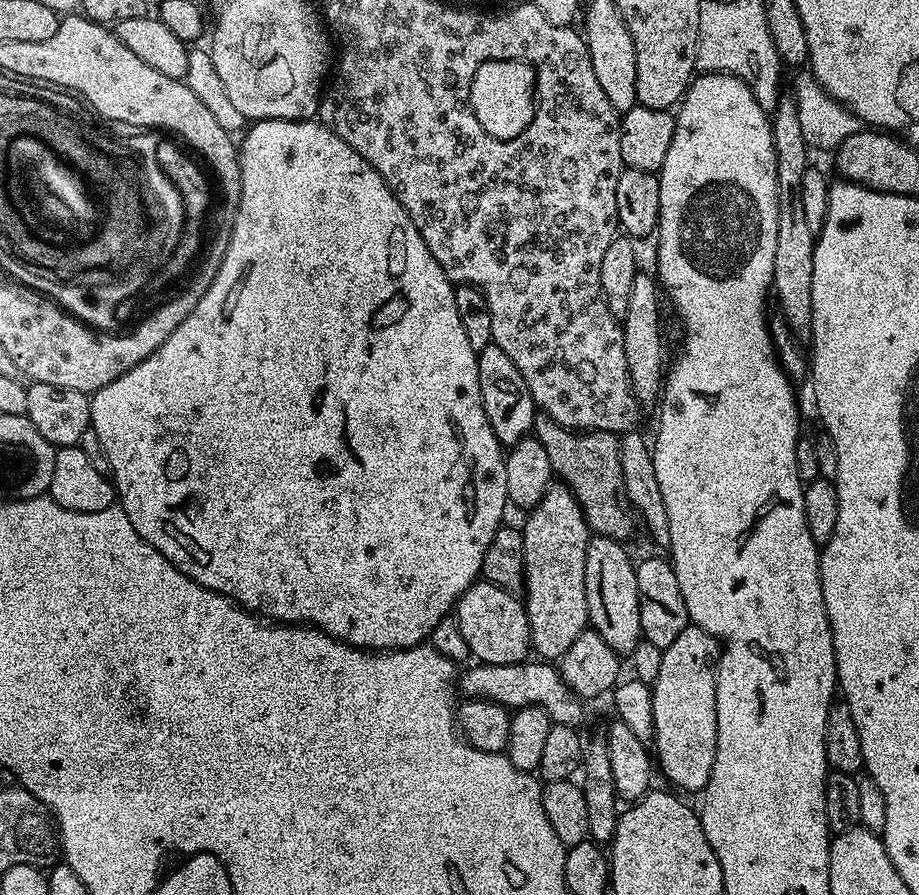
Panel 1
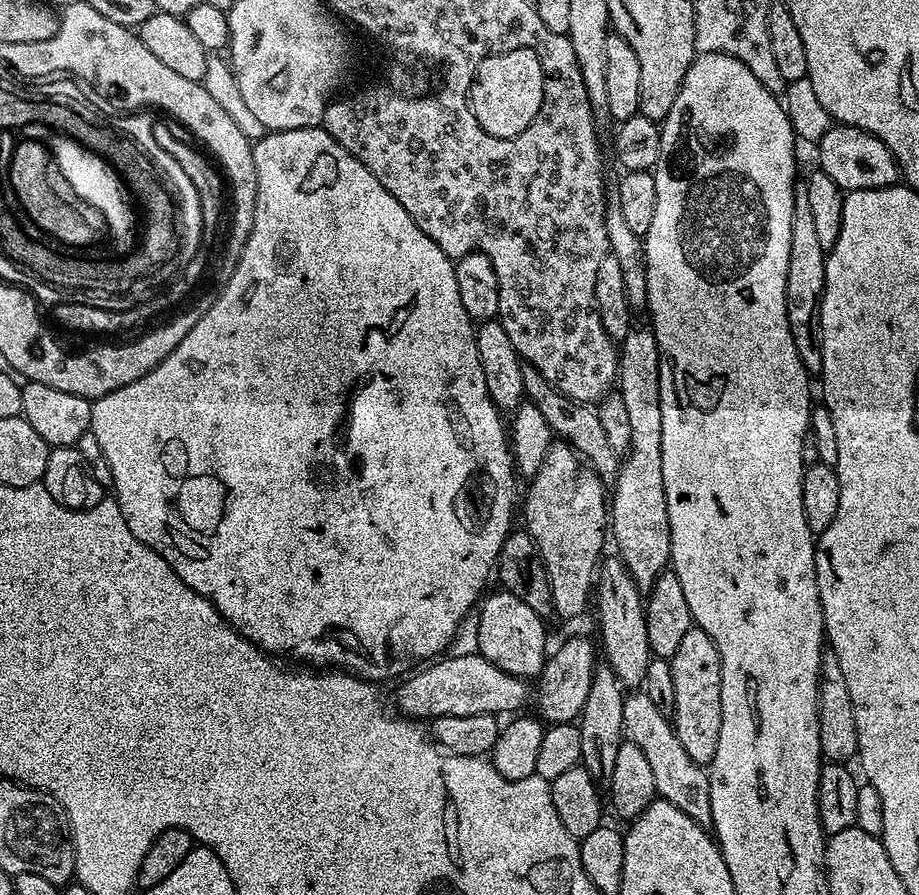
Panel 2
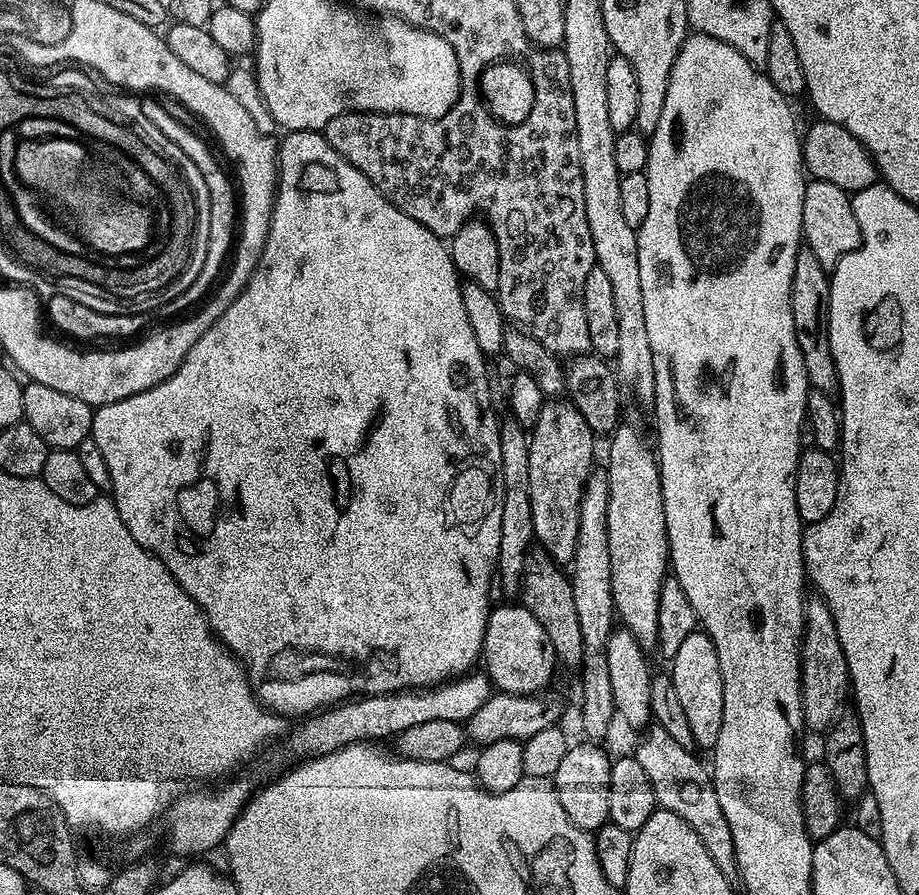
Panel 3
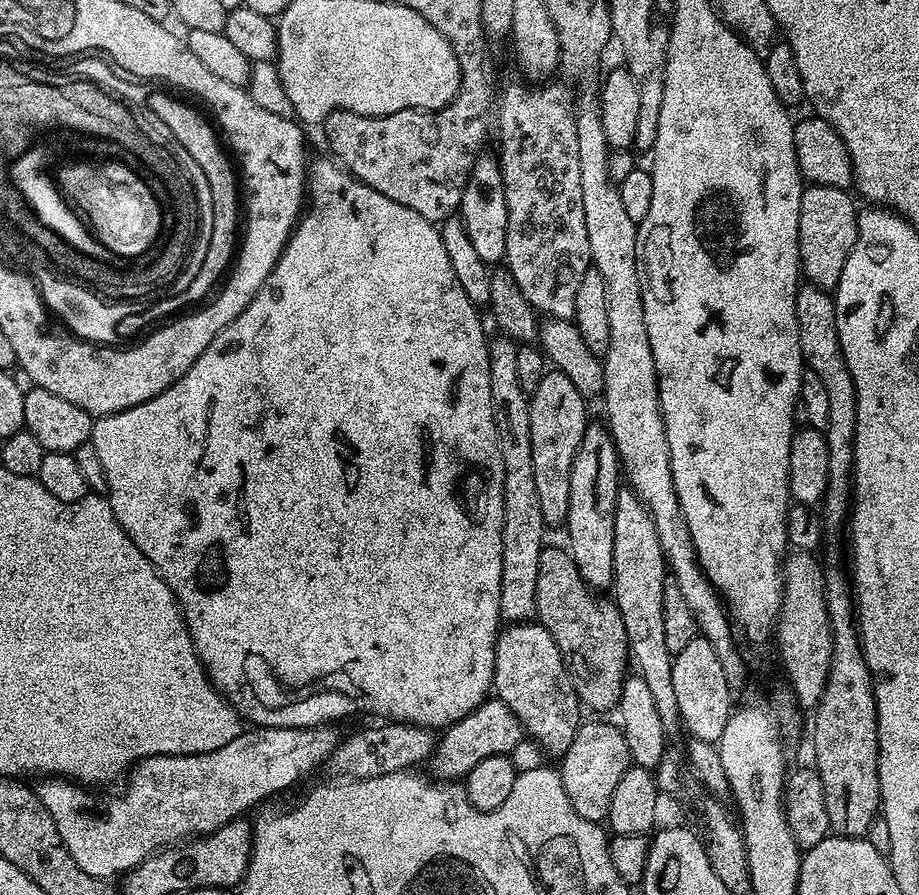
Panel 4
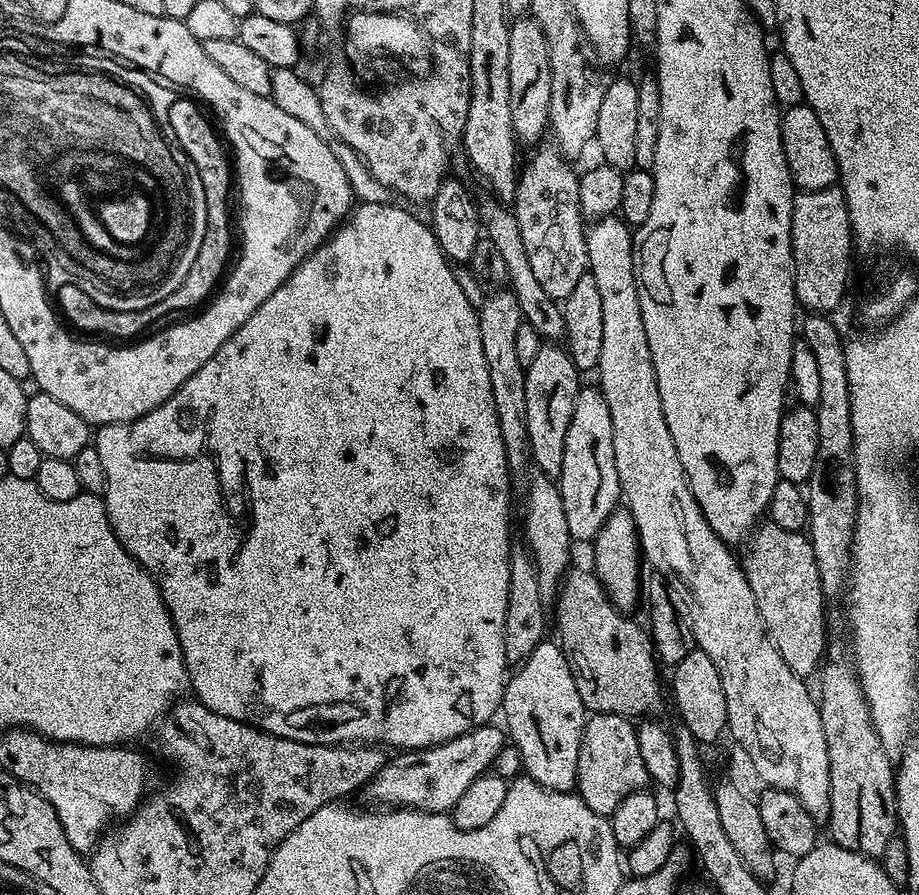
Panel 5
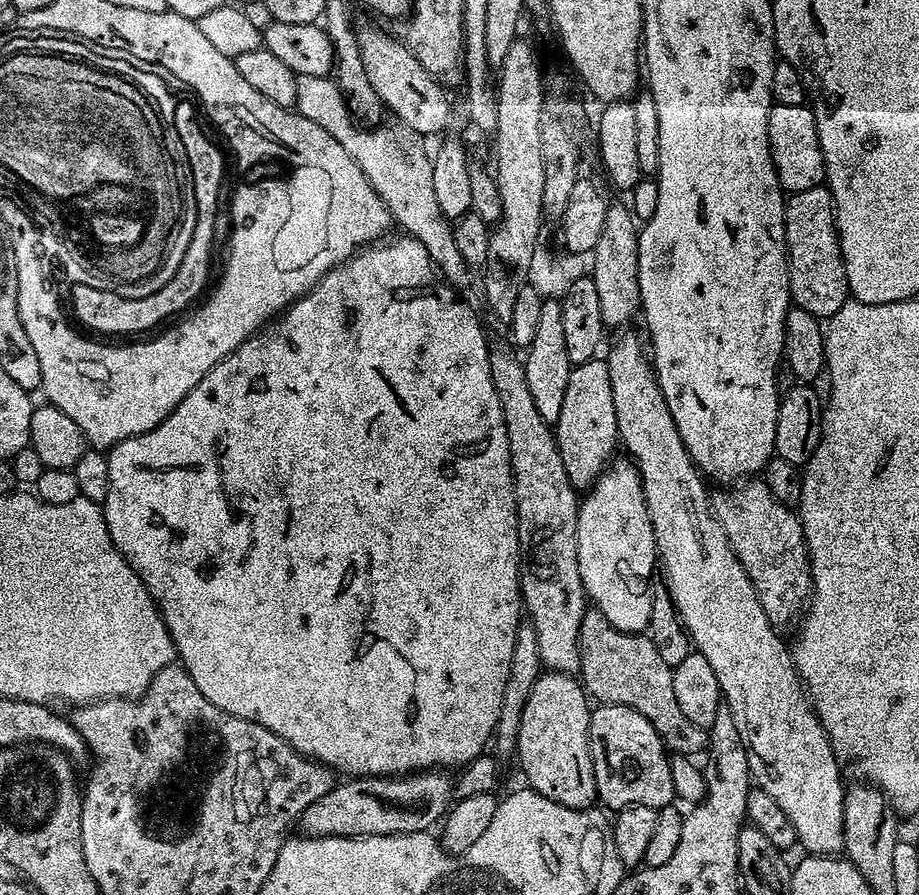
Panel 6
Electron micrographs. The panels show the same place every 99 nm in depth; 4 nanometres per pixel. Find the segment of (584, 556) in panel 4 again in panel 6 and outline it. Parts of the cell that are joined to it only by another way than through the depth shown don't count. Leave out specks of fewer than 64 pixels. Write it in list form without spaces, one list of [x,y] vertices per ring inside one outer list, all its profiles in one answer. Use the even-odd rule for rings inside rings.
[[[593,358],[573,367],[566,382],[566,396],[562,398],[554,435],[572,487],[577,490],[591,488],[613,459],[612,451],[618,448],[616,411],[614,398],[610,394],[610,370],[603,359]]]

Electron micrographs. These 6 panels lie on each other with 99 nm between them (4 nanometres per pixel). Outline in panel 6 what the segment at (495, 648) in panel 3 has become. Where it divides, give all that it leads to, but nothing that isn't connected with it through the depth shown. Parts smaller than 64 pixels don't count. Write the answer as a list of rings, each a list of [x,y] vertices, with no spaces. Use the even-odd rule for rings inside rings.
[[[541,671],[534,682],[522,710],[522,722],[516,739],[515,755],[520,756],[520,768],[524,771],[527,787],[567,808],[590,808],[597,803],[594,770],[588,749],[588,718],[590,697],[581,681],[567,672]]]

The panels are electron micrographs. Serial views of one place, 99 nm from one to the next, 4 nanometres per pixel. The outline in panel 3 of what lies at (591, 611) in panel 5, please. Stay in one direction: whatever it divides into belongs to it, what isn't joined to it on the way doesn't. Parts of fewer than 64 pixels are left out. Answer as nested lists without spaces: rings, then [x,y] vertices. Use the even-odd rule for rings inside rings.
[[[539,546],[529,548],[518,596],[524,607],[530,610],[530,614],[534,614],[538,622],[542,622],[542,630],[546,630],[546,638],[550,638],[550,646],[554,646],[557,661],[563,667],[565,664],[572,670],[579,669],[584,658],[584,647],[578,618],[574,614],[572,582],[565,569],[553,560],[546,549]]]

